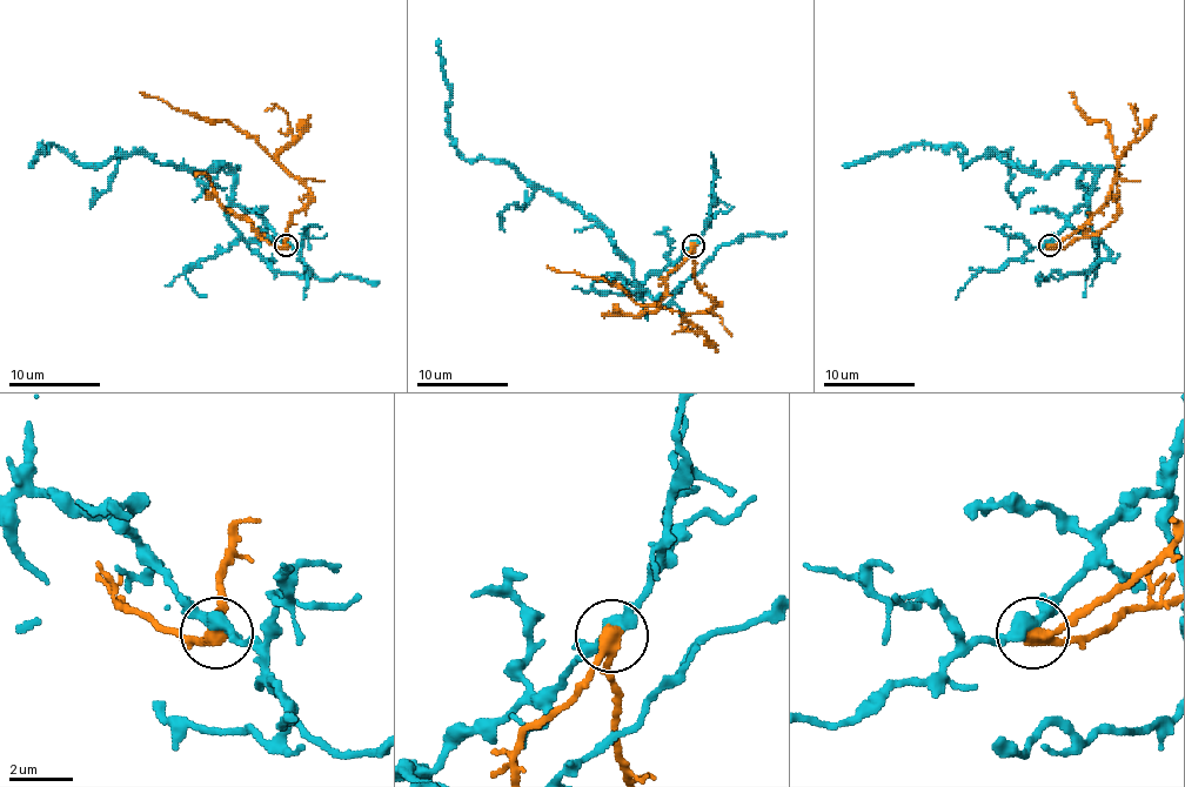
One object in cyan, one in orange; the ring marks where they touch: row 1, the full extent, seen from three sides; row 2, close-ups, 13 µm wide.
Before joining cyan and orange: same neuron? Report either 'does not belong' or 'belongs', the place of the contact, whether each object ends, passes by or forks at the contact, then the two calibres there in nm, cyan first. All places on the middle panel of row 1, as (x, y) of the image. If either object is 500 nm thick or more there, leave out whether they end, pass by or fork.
does not belong; at (694, 246); cyan passes by; orange passes by; 400 nm thick on the cyan side, 360 nm on the other

